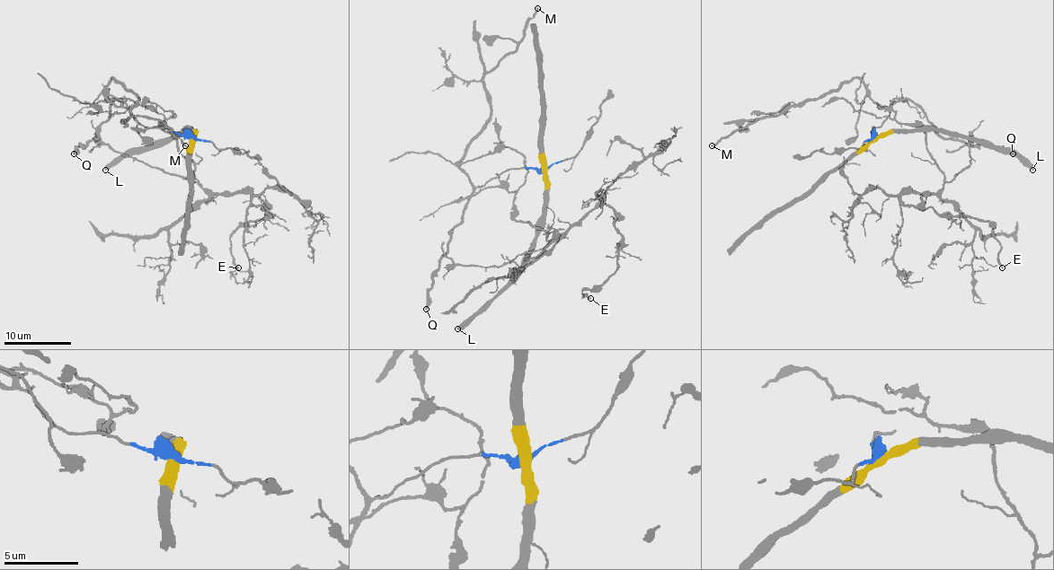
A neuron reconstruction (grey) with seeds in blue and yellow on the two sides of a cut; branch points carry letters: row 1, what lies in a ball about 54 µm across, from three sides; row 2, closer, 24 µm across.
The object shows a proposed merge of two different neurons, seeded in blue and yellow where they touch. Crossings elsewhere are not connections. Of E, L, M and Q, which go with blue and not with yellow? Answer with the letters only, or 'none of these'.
E, M, Q

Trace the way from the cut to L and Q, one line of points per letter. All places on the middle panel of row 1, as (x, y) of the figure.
L: (544, 170), (544, 225), (539, 231), (527, 262), (457, 328)
Q: (544, 170), (514, 169), (500, 171), (477, 187), (464, 217), (452, 231), (447, 254), (438, 266), (425, 309)

